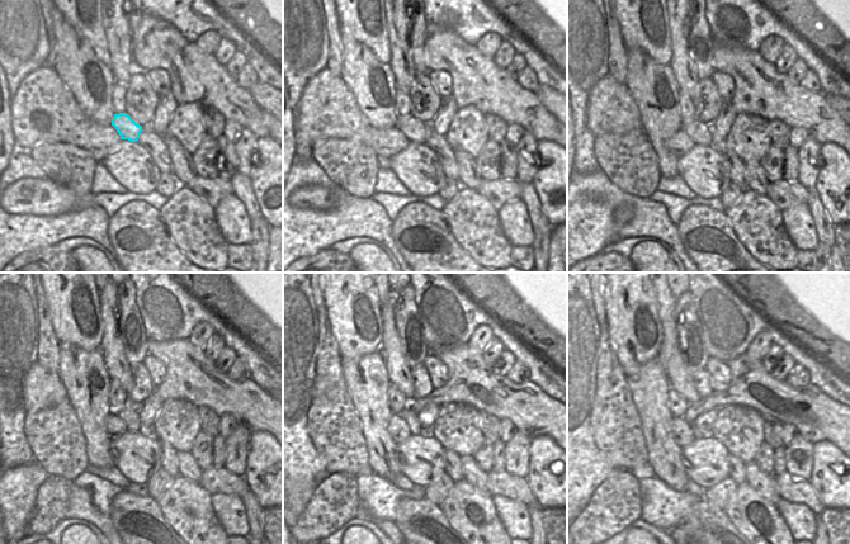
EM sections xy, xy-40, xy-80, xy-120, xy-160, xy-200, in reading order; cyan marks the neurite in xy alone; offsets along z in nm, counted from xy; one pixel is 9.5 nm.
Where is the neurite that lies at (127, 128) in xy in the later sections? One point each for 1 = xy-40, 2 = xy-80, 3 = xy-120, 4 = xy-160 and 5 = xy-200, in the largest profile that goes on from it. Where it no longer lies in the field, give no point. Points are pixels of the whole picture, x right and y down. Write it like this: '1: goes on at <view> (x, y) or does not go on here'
1: goes on at xy-40 (414, 129)
2: goes on at xy-80 (699, 132)
3: goes on at xy-120 (130, 414)
4: goes on at xy-160 (411, 419)
5: goes on at xy-200 (698, 433)

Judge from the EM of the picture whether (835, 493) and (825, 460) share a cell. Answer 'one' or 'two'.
one

